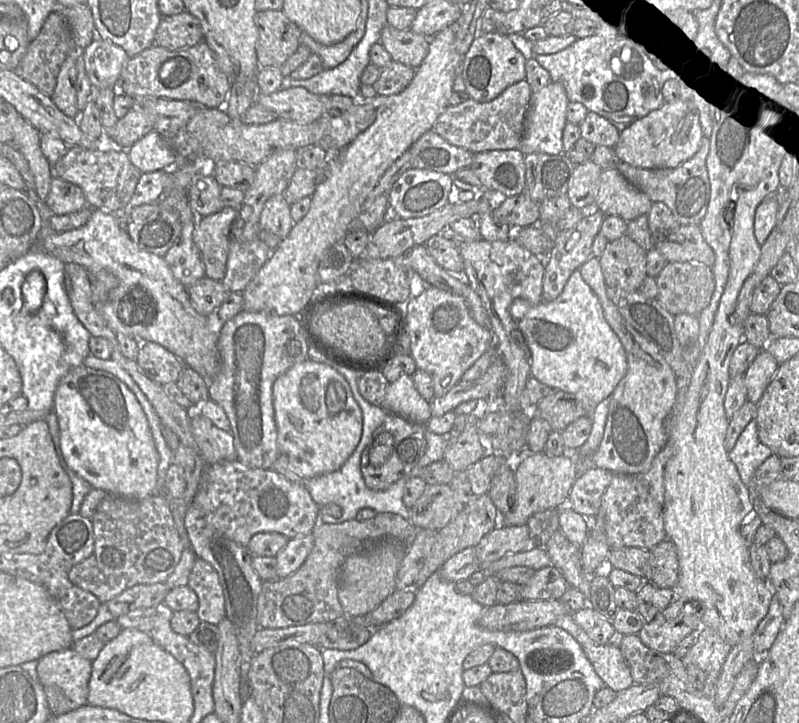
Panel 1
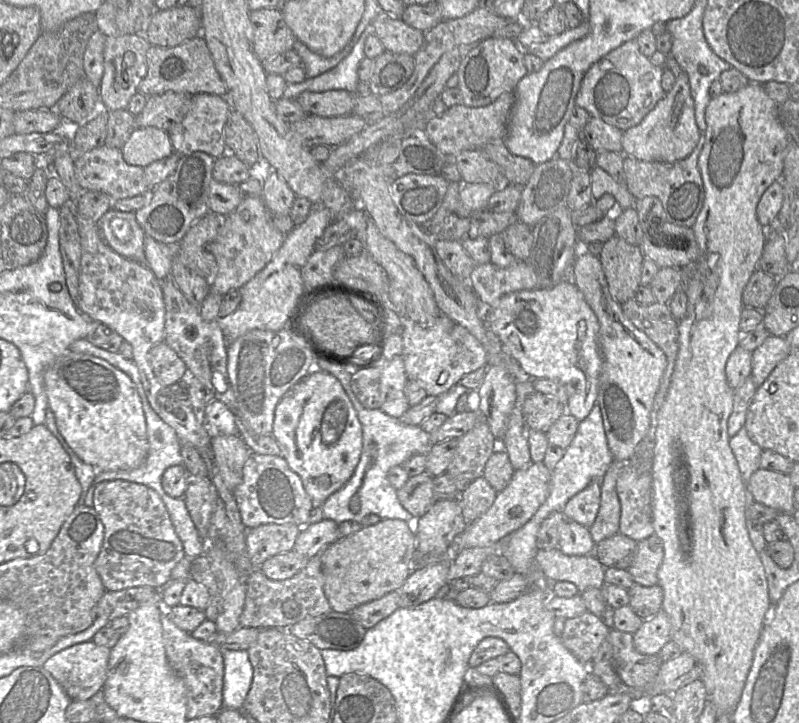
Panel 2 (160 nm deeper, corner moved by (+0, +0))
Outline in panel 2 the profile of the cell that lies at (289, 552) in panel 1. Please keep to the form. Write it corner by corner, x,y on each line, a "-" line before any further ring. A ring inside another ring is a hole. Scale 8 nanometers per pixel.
328,519
303,526
293,550
311,559
338,540
338,526
337,522

